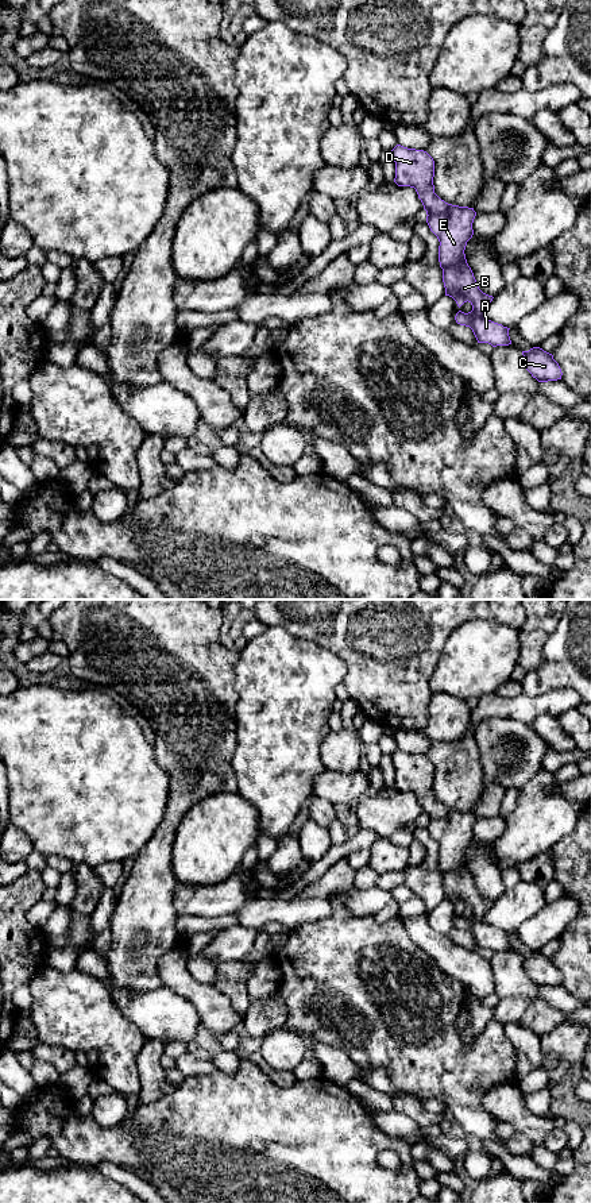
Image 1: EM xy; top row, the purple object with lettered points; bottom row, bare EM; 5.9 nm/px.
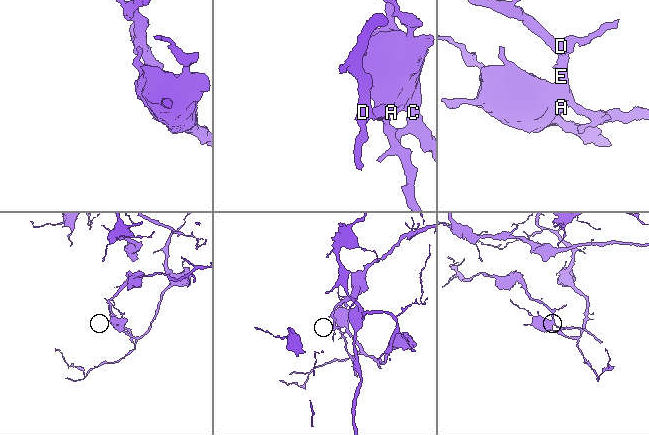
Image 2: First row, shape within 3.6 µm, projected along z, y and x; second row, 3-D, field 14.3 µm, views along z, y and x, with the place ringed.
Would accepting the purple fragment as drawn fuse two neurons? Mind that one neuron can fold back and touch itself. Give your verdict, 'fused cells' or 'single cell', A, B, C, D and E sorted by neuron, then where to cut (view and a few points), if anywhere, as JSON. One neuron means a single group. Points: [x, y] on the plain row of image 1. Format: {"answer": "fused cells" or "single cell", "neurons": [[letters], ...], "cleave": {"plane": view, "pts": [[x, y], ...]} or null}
{"answer": "fused cells", "neurons": [["A", "B", "C", "E"], ["D"]], "cleave": {"plane": "xy", "pts": [[433, 797], [425, 814]]}}

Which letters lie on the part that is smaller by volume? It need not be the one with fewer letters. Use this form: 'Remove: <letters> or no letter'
Remove: D

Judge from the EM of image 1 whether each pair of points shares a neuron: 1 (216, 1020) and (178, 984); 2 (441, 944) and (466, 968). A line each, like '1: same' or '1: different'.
1: same
2: same

